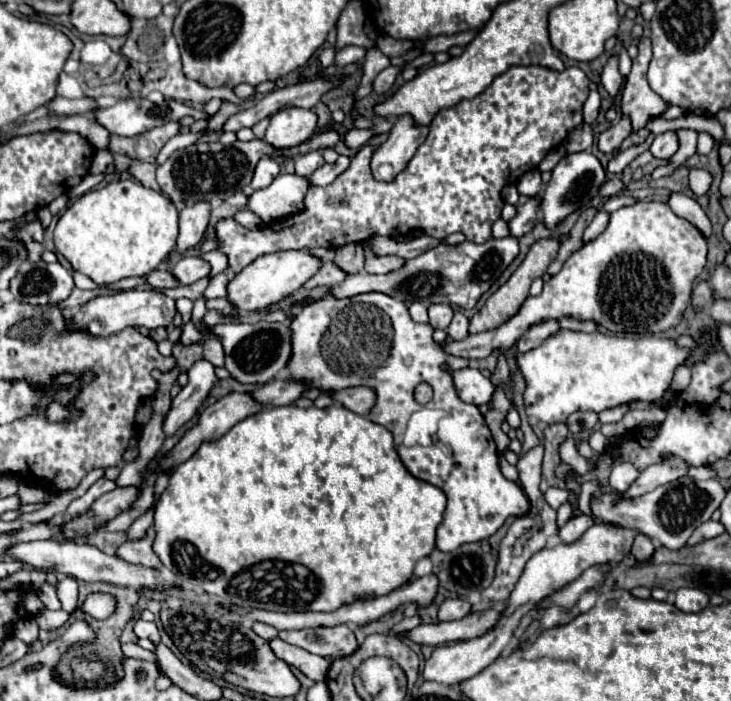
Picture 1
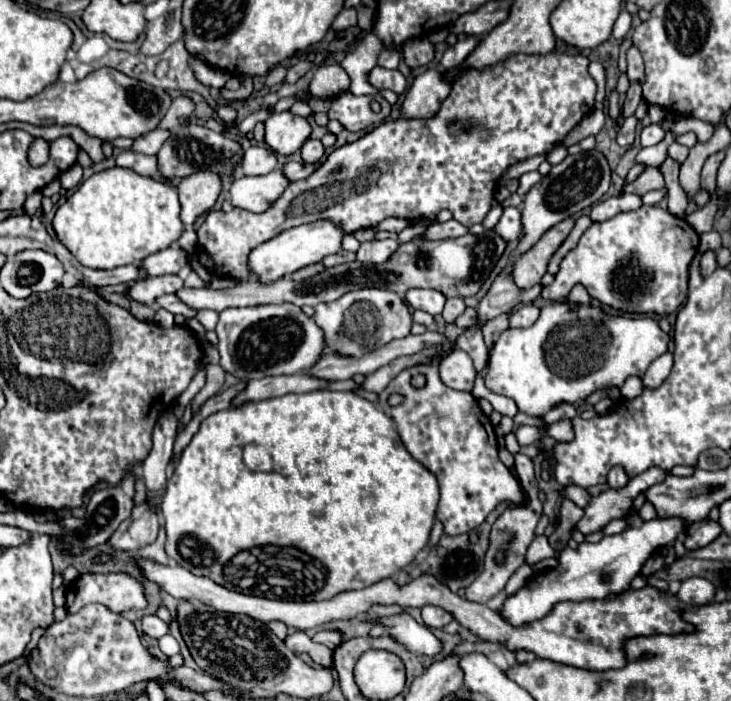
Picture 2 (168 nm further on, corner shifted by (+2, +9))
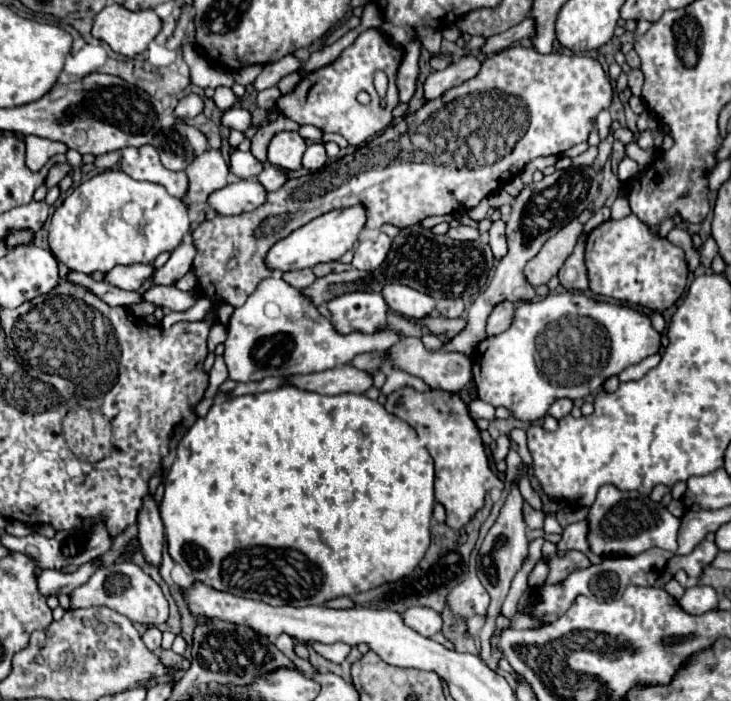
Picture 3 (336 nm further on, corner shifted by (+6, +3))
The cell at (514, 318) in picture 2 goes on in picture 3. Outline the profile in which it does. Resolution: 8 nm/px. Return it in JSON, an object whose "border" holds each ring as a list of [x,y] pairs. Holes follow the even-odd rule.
{"border":[[[511,302],[497,304],[487,320],[487,336],[497,336],[505,332],[509,324],[513,324],[513,312],[515,312],[515,306]]]}

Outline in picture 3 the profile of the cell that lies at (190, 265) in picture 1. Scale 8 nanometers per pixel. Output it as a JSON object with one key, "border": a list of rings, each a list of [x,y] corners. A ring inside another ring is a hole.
{"border":[[[129,264],[129,266],[115,266],[107,272],[107,282],[123,288],[123,290],[139,290],[149,278],[153,278],[153,264]]]}

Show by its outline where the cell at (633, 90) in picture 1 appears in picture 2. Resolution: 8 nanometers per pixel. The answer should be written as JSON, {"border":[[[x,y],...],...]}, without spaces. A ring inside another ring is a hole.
{"border":[[[631,46],[627,50],[627,76],[629,76],[631,82],[635,82],[635,80],[643,82],[643,78],[645,78],[643,58],[641,58],[641,52],[635,46]]]}

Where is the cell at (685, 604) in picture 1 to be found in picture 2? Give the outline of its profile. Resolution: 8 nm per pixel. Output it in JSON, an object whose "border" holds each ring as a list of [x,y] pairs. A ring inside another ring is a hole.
{"border":[[[689,578],[689,580],[681,582],[681,588],[677,592],[677,598],[685,606],[691,606],[691,608],[711,602],[713,596],[715,596],[715,586],[705,578]]]}

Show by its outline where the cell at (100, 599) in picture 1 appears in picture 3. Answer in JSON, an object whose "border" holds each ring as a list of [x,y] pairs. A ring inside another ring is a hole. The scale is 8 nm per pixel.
{"border":[[[117,560],[111,566],[99,568],[87,584],[73,590],[69,594],[69,608],[91,608],[91,606],[107,606],[115,612],[127,616],[131,622],[141,622],[147,626],[159,626],[169,616],[167,600],[159,588],[159,584],[147,576],[139,566],[135,566],[131,560]]]}

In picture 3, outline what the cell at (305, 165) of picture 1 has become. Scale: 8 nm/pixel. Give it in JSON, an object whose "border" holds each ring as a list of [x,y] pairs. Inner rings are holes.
{"border":[[[311,144],[305,154],[303,154],[303,168],[309,170],[309,172],[315,172],[319,168],[323,168],[323,164],[327,162],[327,154],[325,154],[325,148],[323,144]]]}

